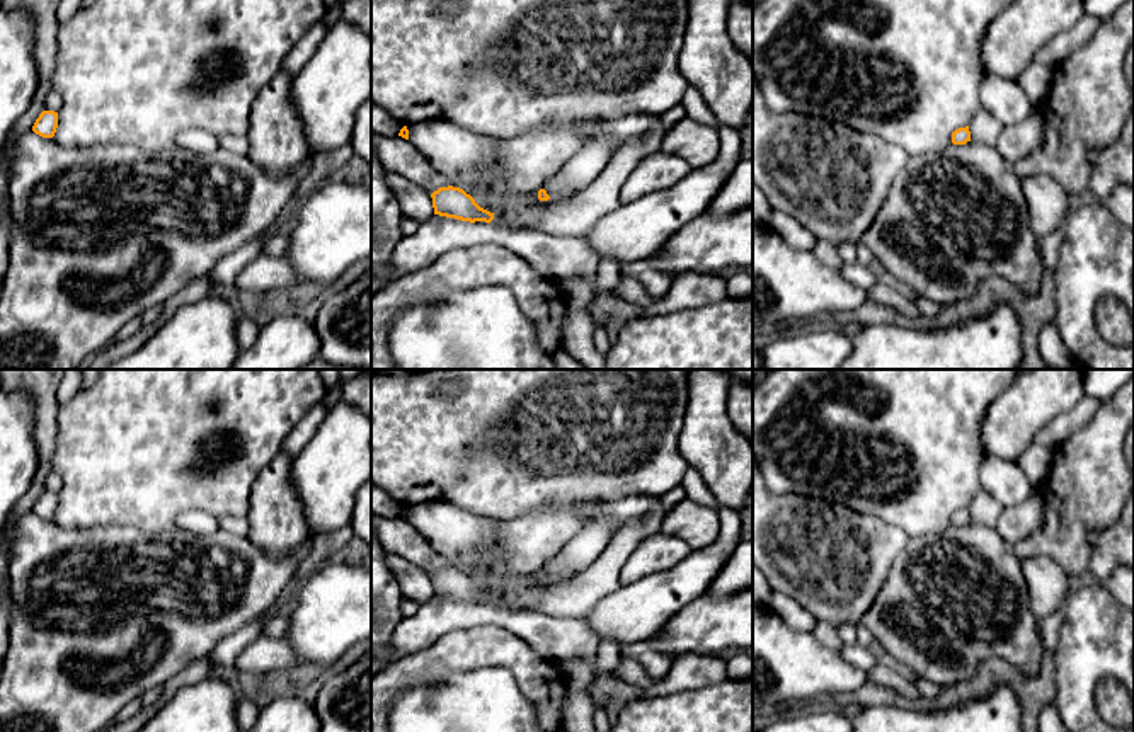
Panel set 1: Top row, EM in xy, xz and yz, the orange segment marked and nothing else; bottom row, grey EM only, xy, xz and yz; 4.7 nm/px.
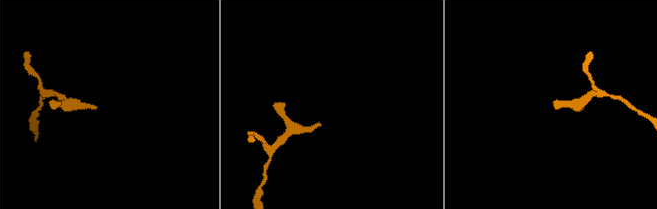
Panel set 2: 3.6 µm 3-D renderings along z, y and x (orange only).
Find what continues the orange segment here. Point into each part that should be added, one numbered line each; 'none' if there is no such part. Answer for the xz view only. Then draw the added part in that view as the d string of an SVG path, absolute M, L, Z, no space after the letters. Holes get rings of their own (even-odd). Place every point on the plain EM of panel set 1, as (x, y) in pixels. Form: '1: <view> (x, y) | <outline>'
1: xz (583, 550) | M596 521L572 538L565 548L550 558L543 570L552 580L581 574L593 565L610 543L611 524Z

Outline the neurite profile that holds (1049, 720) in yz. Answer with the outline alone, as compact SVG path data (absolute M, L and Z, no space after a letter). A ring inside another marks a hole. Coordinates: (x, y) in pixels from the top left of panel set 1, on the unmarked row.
M1054 703L1042 708L1037 729L1039 732L1068 732Z

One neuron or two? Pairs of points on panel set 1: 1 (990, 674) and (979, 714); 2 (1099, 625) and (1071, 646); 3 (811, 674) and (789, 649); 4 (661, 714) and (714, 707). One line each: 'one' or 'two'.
1: two
2: one
3: one
4: one

